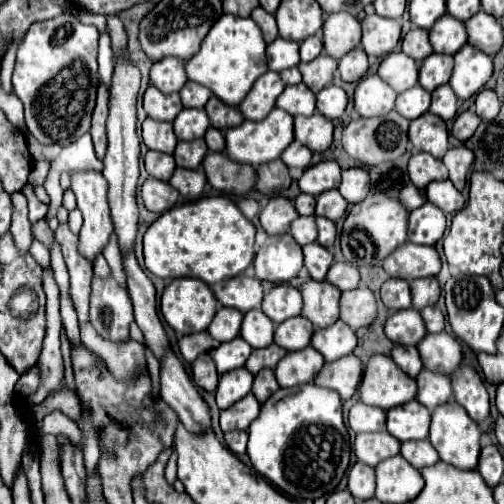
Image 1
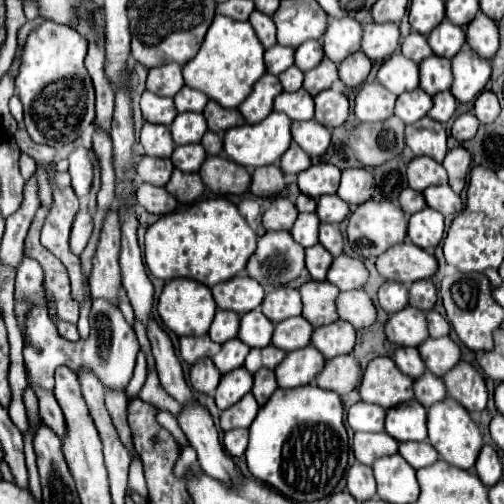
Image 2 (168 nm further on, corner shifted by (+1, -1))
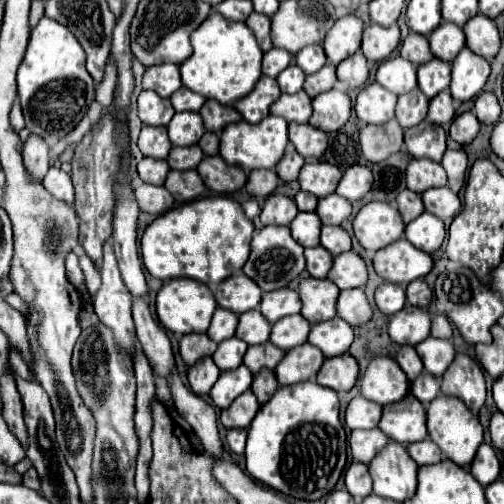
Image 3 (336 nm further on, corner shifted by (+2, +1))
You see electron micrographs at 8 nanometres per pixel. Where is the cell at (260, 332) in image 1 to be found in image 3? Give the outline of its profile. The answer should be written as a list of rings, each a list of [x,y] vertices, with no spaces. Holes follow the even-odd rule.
[[[257,308],[239,316],[239,326],[235,332],[239,340],[245,340],[249,346],[257,346],[265,344],[269,340],[269,334],[271,334],[271,324]]]

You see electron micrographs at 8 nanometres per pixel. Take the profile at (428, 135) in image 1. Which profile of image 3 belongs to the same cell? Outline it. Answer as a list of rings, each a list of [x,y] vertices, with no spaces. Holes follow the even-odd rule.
[[[423,120],[421,124],[405,130],[405,144],[413,158],[429,158],[441,162],[445,152],[445,130],[439,124]]]

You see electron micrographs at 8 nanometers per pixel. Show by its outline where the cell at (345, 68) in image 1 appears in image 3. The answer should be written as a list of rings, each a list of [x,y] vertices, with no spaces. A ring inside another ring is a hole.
[[[359,50],[353,56],[345,58],[339,66],[337,66],[337,78],[341,82],[347,82],[349,88],[359,88],[365,84],[369,76],[369,68],[367,68],[367,58],[365,54]]]

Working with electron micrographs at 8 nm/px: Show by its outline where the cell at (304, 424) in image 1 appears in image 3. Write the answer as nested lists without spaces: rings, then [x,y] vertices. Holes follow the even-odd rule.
[[[317,382],[281,386],[249,426],[247,472],[265,486],[303,500],[327,496],[345,468],[345,430],[339,420],[339,398]]]

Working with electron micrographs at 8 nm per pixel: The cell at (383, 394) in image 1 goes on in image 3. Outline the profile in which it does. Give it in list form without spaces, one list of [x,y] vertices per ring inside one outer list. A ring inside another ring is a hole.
[[[375,356],[363,378],[361,378],[361,394],[381,406],[401,400],[409,392],[409,380],[401,366],[389,356]]]

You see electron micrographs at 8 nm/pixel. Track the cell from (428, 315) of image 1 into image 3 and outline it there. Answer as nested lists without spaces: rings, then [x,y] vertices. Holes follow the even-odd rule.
[[[433,314],[431,316],[431,336],[433,338],[451,338],[451,324],[447,320],[447,316],[443,314]]]

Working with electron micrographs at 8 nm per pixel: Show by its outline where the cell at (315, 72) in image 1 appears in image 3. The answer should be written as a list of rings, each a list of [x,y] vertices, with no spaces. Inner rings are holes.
[[[325,64],[319,72],[309,74],[309,76],[305,78],[303,90],[305,90],[311,98],[315,98],[317,94],[321,94],[321,92],[325,92],[325,90],[331,90],[333,84],[335,84],[335,80],[337,80],[337,76],[335,76],[335,66],[333,66],[333,64]]]

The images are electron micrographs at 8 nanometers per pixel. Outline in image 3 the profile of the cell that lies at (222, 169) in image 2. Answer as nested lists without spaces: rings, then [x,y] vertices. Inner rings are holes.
[[[207,156],[197,166],[197,172],[205,186],[215,192],[237,192],[247,180],[247,174],[241,168],[225,164],[221,156]]]

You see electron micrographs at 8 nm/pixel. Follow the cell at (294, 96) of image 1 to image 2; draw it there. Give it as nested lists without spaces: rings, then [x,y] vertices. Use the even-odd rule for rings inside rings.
[[[304,88],[298,92],[282,92],[274,100],[274,110],[284,112],[290,120],[312,120],[314,118],[314,100],[306,94]]]

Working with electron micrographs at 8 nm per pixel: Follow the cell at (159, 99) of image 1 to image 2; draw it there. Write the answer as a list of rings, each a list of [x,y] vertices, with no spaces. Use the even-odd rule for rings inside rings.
[[[148,90],[140,98],[140,108],[142,108],[142,114],[144,114],[146,122],[164,124],[164,126],[170,126],[174,116],[178,114],[172,98],[162,98],[162,96],[156,96]]]

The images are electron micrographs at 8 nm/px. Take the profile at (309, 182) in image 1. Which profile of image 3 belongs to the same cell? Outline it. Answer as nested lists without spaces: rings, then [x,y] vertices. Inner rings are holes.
[[[311,162],[305,164],[299,172],[299,184],[301,190],[323,198],[327,194],[333,194],[337,184],[341,180],[341,172],[337,166],[329,164],[329,162]]]

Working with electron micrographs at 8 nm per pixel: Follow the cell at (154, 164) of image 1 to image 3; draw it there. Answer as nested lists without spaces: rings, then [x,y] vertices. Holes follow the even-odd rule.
[[[143,158],[137,166],[139,178],[147,184],[155,184],[155,186],[163,186],[165,178],[169,174],[169,164],[167,160],[157,160],[157,158]]]

